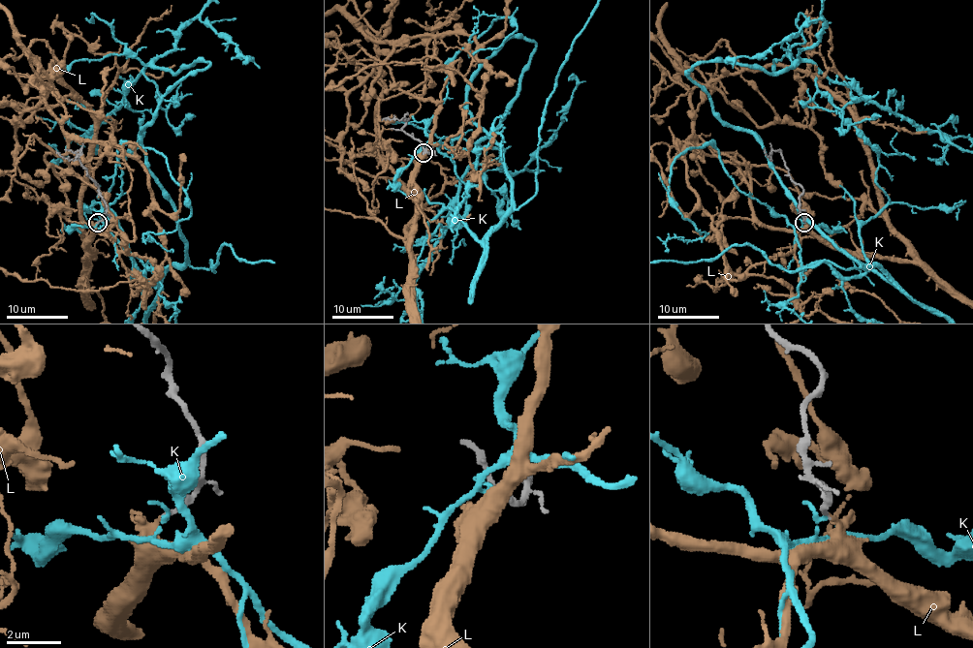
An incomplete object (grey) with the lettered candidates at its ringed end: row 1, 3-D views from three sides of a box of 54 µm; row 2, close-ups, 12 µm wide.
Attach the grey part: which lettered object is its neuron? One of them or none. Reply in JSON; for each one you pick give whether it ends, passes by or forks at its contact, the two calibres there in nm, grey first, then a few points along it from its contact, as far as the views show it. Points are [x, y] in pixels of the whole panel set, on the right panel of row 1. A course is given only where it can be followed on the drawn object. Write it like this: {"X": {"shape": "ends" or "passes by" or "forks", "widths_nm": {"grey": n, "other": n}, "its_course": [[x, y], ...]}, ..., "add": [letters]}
{"L": {"shape": "ends", "widths_nm": {"grey": 120, "other": 200}}, "add": ["L"]}

